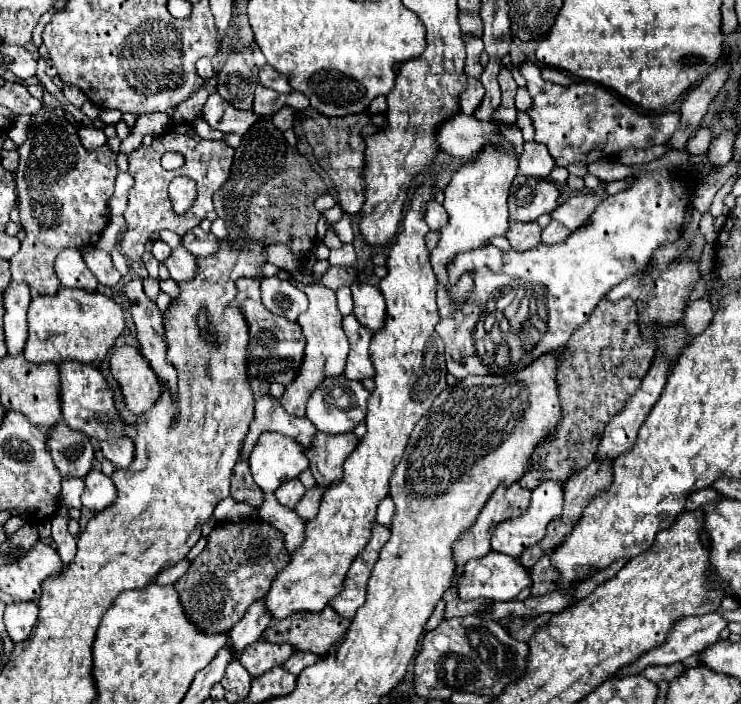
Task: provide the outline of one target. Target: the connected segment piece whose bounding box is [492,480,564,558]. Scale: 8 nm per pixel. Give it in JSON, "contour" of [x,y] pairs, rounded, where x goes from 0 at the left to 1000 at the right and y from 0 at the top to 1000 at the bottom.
{"contour":[[[748,682],[731,685],[729,690],[723,690],[718,696],[718,716],[713,719],[713,724],[704,733],[680,739],[680,741],[675,741],[675,747],[669,747],[667,761],[664,761],[664,781],[699,793],[704,787],[707,776],[721,776],[723,770],[729,770],[729,764],[734,764],[737,747],[758,730],[758,716],[761,716],[761,685],[748,685]]]}

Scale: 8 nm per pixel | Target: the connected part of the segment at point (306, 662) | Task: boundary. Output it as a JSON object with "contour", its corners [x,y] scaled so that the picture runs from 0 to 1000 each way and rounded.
{"contour":[[[397,926],[397,929],[383,940],[383,949],[386,949],[391,957],[402,960],[413,946],[418,946],[421,940],[429,940],[432,935],[435,935],[435,932],[418,929],[418,926]]]}

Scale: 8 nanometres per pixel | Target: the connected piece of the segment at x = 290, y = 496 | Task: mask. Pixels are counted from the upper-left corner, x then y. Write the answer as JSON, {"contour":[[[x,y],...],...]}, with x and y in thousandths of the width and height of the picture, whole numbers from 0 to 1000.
{"contour":[[[394,682],[394,685],[383,685],[381,690],[378,690],[378,696],[372,696],[370,702],[372,702],[372,707],[375,707],[375,713],[381,716],[381,719],[386,719],[386,722],[397,722],[402,713],[405,713],[405,707],[410,705],[410,690],[408,690],[408,685],[405,682]]]}

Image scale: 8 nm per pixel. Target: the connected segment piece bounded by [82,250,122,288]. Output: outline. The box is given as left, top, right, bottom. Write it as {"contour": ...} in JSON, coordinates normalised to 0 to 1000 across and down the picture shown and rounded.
{"contour":[[[127,355],[127,358],[113,358],[111,364],[113,364],[113,372],[119,375],[121,386],[130,392],[130,398],[132,398],[135,403],[154,409],[154,406],[165,398],[165,392],[162,392],[162,386],[154,381],[151,366],[148,366],[146,358],[140,358],[140,355]]]}

